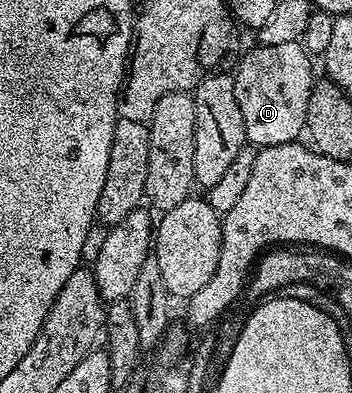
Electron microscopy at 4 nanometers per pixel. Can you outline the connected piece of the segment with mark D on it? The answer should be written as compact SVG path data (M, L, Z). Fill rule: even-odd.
M297 40L259 44L252 52L246 52L234 65L233 75L237 106L241 106L241 118L245 118L247 143L260 149L298 141L307 126L309 94L313 83L312 57Z

